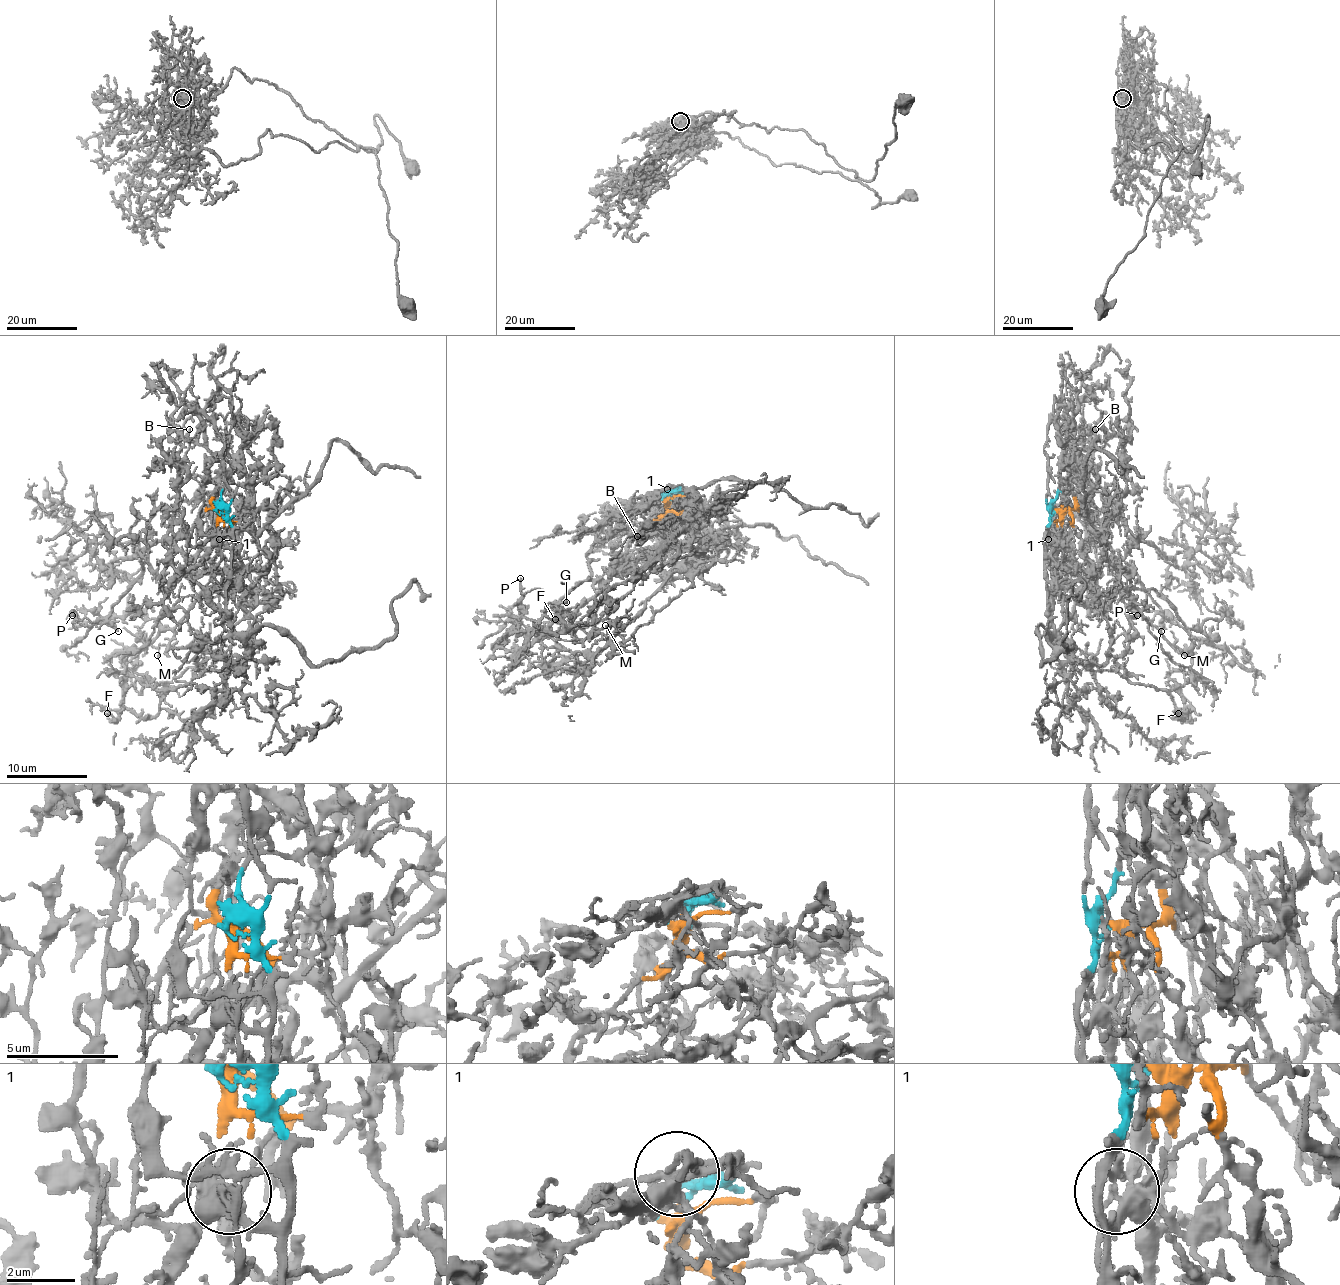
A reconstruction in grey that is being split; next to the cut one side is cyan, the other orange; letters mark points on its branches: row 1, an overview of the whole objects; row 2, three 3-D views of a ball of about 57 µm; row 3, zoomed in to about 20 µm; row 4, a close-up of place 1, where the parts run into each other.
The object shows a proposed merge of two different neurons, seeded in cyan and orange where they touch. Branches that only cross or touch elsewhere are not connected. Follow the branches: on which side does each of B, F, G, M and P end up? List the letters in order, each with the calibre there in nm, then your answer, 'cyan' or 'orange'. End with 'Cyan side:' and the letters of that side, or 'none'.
B: 180 nm | orange
F: 130 nm | cyan
G: 170 nm | cyan
M: 90 nm | orange
P: 190 nm | cyan
Cyan side: F, G, P

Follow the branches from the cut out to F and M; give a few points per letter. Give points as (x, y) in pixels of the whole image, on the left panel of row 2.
F: (214, 510), (234, 536), (228, 625), (252, 654), (171, 690), (153, 716), (124, 708), (116, 716), (106, 712)
M: (216, 510), (218, 526), (266, 530), (278, 552), (260, 568), (205, 589), (157, 656)

